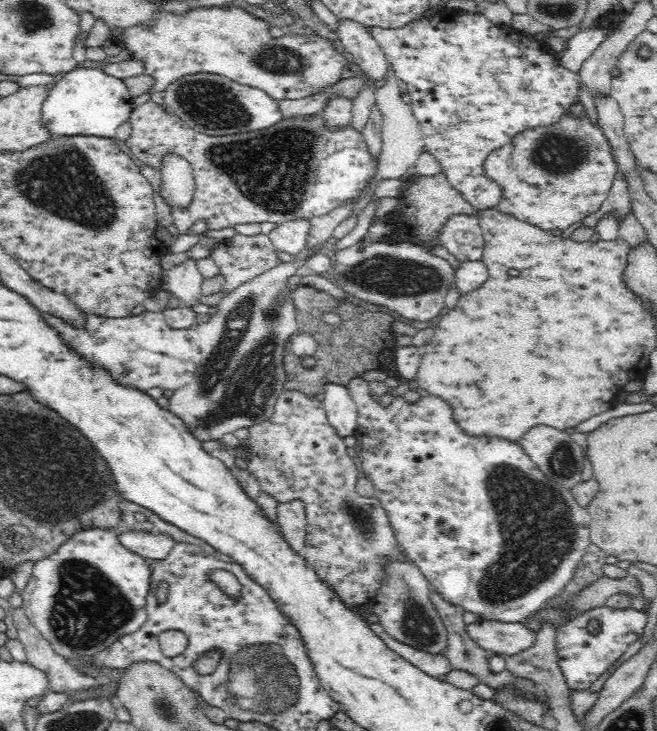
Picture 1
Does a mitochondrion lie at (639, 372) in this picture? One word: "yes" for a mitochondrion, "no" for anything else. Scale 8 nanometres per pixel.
no

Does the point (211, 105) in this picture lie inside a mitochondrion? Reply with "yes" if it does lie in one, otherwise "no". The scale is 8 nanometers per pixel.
yes

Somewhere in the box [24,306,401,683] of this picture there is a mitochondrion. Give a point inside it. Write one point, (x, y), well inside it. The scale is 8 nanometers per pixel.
(86, 606)

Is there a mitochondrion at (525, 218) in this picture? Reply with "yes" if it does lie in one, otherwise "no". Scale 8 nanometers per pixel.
no

